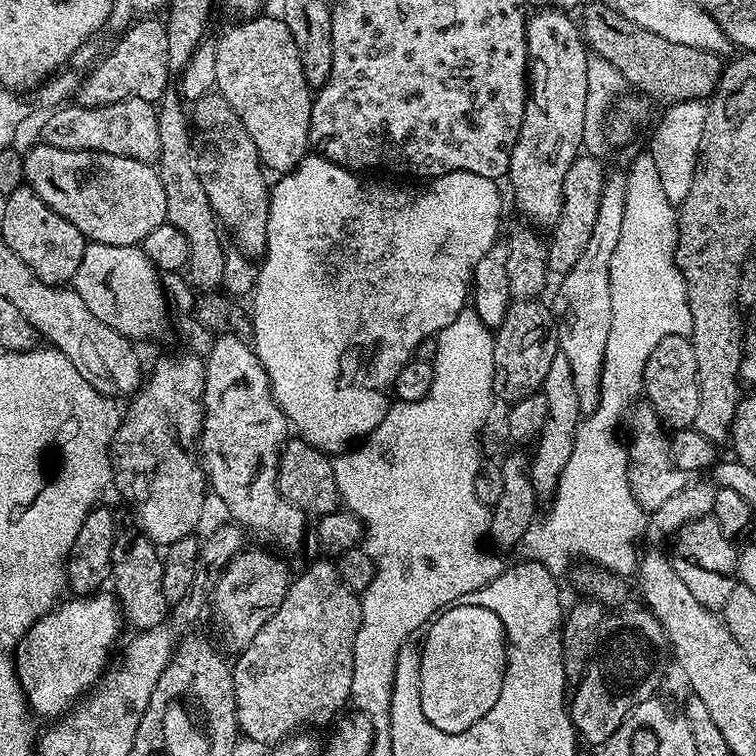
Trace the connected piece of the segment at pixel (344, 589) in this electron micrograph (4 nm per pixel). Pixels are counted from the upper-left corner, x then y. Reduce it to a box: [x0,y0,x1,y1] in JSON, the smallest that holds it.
[231,560,362,744]

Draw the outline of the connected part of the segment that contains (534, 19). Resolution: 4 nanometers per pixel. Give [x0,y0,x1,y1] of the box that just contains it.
[506,7,590,230]

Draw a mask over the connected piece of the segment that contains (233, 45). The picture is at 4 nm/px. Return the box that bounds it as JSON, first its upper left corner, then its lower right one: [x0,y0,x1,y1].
[214,15,314,174]

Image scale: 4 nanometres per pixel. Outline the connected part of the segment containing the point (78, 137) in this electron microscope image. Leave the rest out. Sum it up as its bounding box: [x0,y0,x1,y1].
[39,98,159,164]

